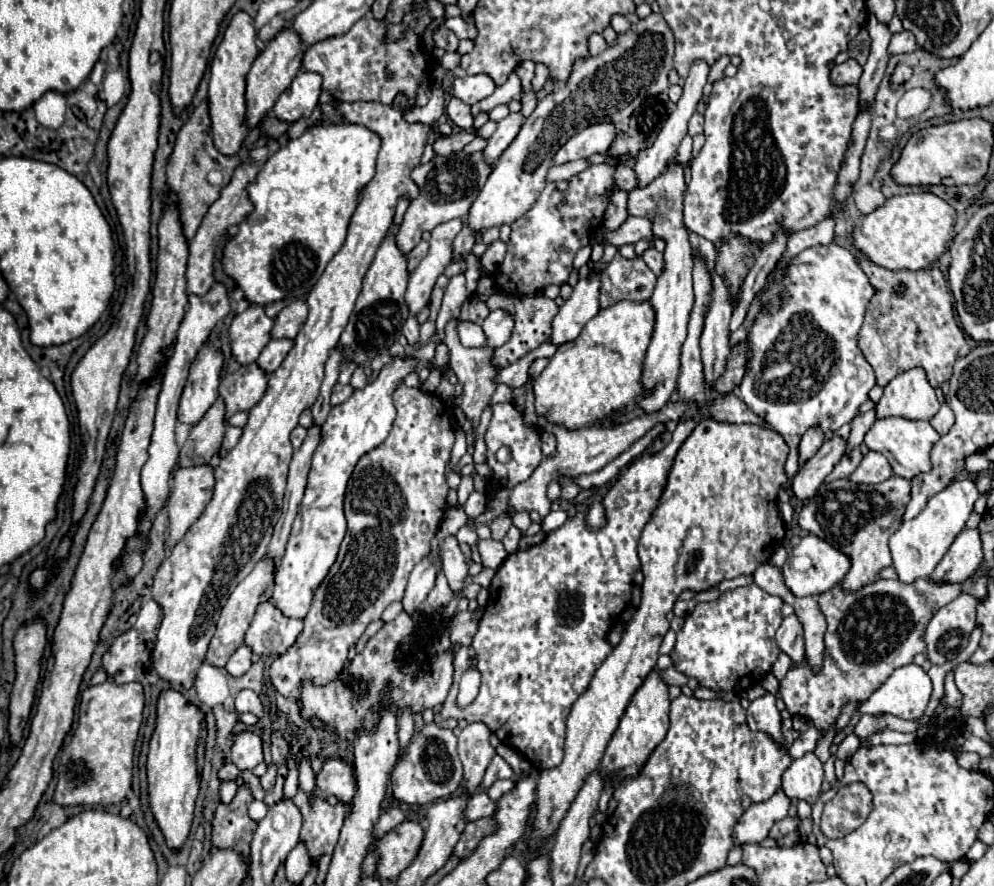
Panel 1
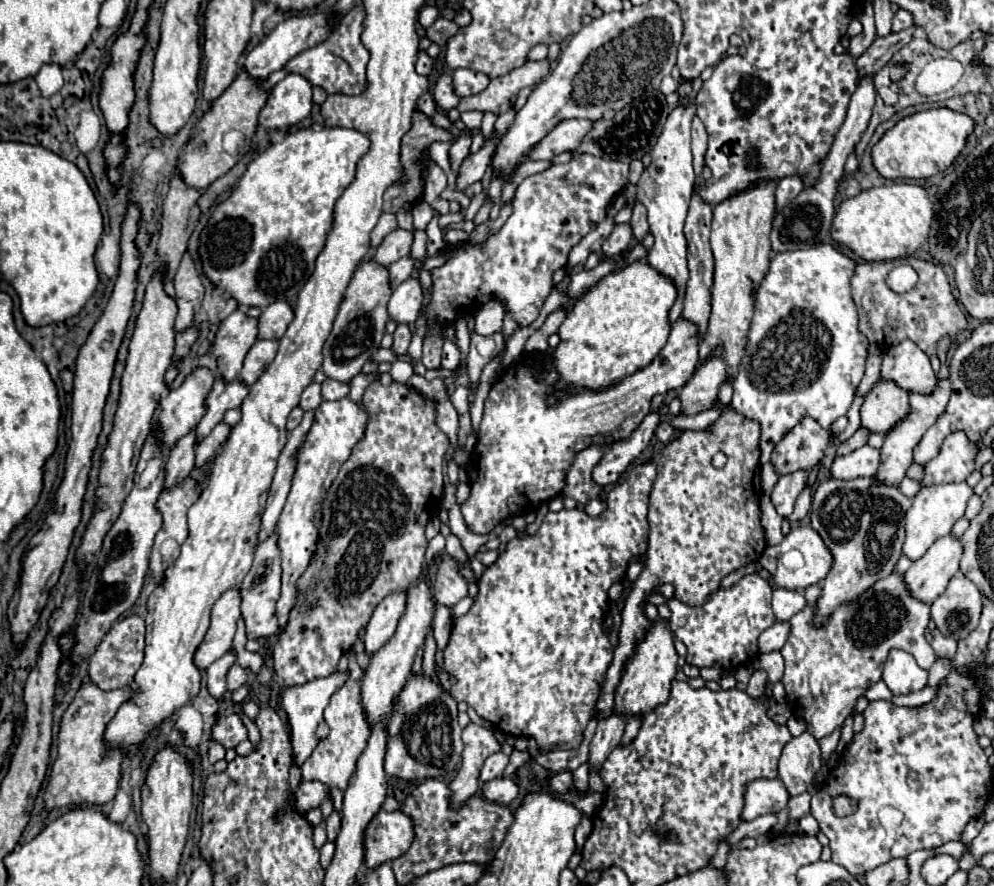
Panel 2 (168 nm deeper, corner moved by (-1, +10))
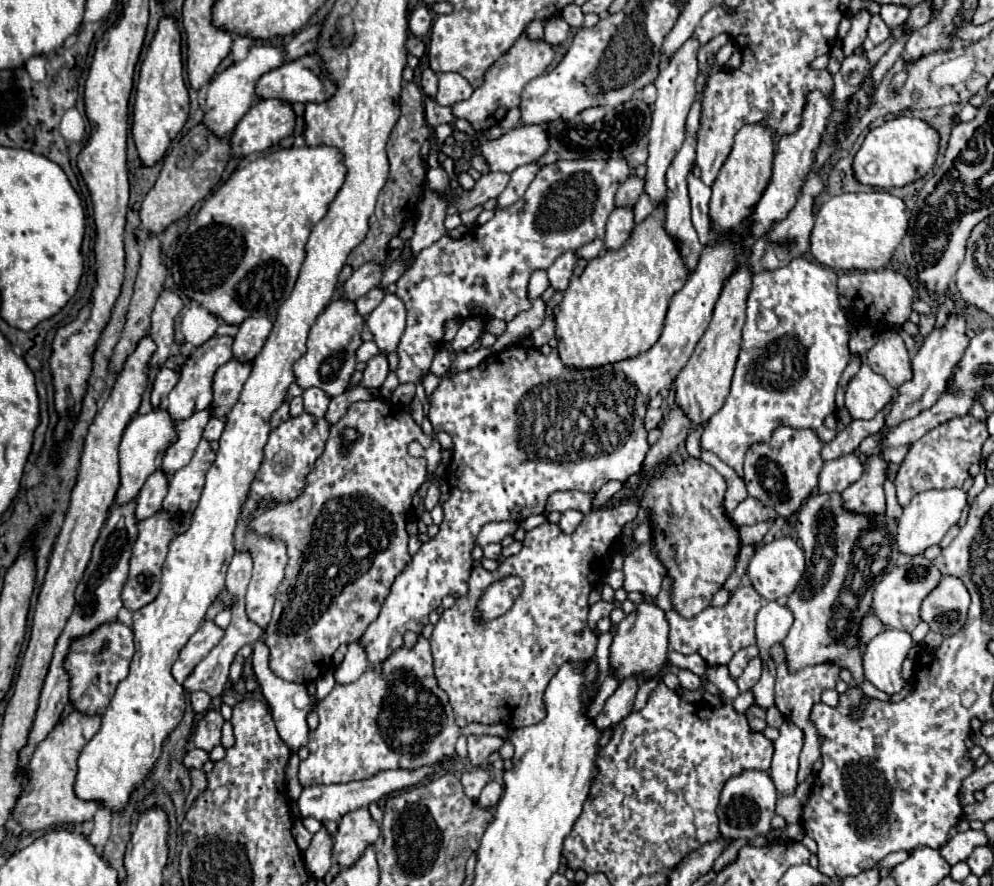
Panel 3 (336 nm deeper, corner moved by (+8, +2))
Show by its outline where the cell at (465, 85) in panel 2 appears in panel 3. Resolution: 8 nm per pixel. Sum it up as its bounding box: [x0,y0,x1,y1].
[437,72,473,106]

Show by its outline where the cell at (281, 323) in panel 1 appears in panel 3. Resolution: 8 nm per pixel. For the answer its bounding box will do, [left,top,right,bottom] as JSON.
[233,318,273,362]

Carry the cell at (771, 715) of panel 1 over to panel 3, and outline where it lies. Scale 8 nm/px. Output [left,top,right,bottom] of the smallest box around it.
[737,658,761,692]

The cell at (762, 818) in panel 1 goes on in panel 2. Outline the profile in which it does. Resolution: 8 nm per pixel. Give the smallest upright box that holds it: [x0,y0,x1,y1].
[742,778,790,820]

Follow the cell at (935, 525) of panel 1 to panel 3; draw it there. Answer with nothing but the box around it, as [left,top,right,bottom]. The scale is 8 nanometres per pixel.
[897,488,967,556]

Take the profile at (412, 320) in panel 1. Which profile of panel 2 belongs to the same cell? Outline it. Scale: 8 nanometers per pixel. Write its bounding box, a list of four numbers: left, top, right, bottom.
[390,324,412,356]

